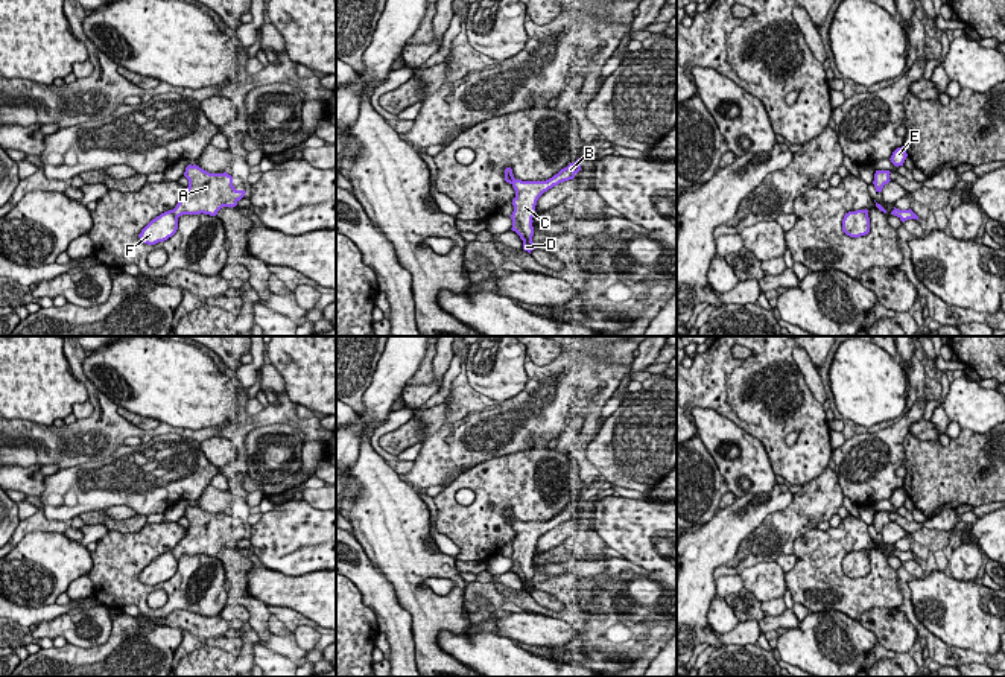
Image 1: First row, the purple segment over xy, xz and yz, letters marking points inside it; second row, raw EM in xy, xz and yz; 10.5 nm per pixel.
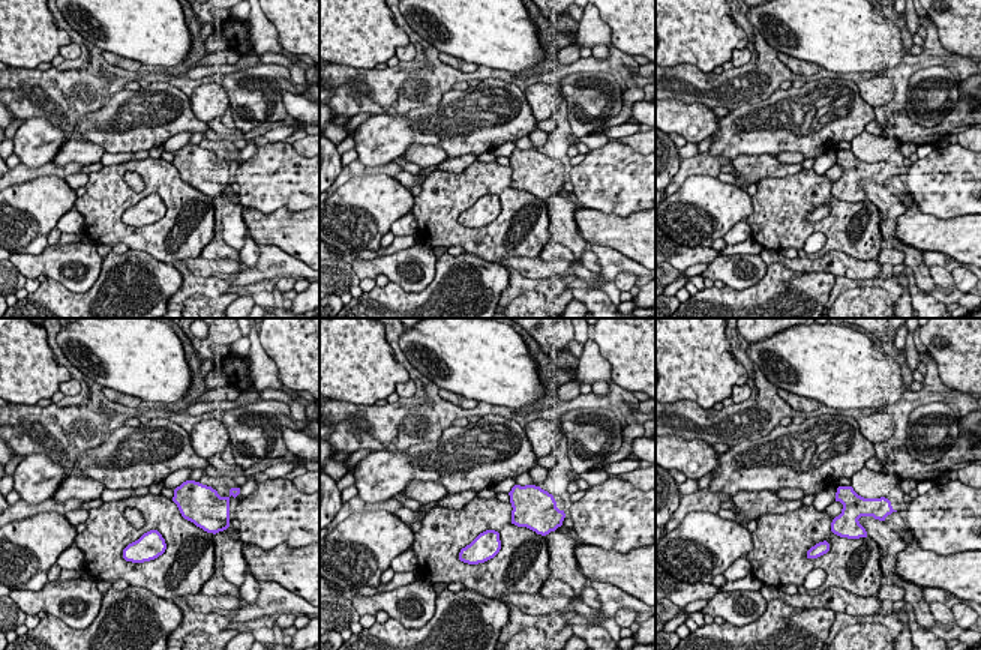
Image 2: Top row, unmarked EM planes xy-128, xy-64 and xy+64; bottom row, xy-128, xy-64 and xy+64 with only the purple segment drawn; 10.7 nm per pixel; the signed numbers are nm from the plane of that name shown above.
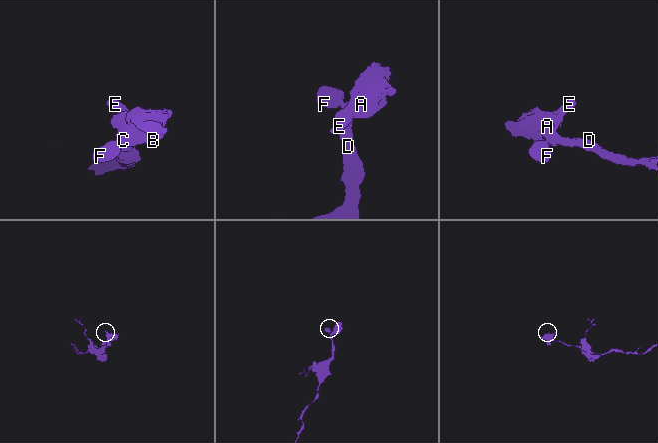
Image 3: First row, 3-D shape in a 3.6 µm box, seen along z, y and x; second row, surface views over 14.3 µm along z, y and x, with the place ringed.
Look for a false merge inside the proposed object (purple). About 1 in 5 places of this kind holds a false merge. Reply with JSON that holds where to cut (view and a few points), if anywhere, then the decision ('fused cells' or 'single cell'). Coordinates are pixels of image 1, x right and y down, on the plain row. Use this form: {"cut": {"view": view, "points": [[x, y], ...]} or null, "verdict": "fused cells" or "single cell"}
{"cut": null, "verdict": "single cell"}

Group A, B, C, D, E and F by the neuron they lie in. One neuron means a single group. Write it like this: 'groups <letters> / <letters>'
groups A B C D E F

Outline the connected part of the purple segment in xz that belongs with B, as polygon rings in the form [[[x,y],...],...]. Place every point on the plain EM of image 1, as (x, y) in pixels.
[[[582,497],[578,499],[575,504],[570,504],[567,508],[561,510],[556,516],[546,522],[515,520],[512,516],[512,510],[505,510],[505,522],[509,523],[515,531],[515,539],[512,540],[514,552],[511,555],[511,571],[520,577],[520,580],[523,581],[523,590],[529,595],[532,590],[535,590],[532,583],[532,558],[538,539],[553,526],[573,520],[575,516],[581,511],[581,501]]]

